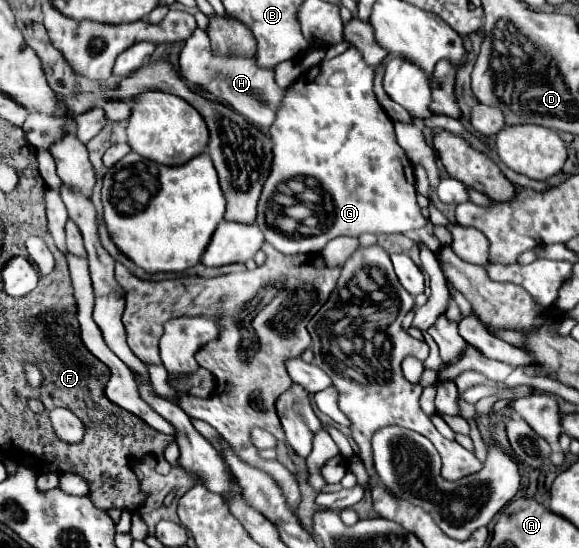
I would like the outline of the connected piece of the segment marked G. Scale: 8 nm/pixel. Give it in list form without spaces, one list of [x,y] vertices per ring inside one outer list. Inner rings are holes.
[[[349,45],[349,49],[343,51],[341,55],[333,59],[323,59],[319,65],[311,67],[287,89],[283,103],[277,111],[277,117],[269,127],[269,137],[273,141],[273,163],[257,207],[257,225],[263,231],[265,241],[271,243],[277,251],[287,255],[317,253],[319,249],[325,247],[327,241],[339,235],[359,237],[361,233],[375,233],[375,235],[407,233],[411,229],[423,227],[430,221],[421,214],[415,199],[417,191],[415,191],[413,163],[407,159],[405,151],[401,151],[395,139],[393,121],[387,117],[387,113],[375,99],[373,77],[375,77],[373,67],[365,63],[357,47]],[[293,177],[315,177],[315,181],[319,183],[319,195],[323,199],[321,205],[325,207],[325,227],[317,231],[317,235],[309,235],[309,237],[301,235],[299,239],[291,239],[267,227],[265,211],[271,195],[275,193],[279,183],[289,181]]]

